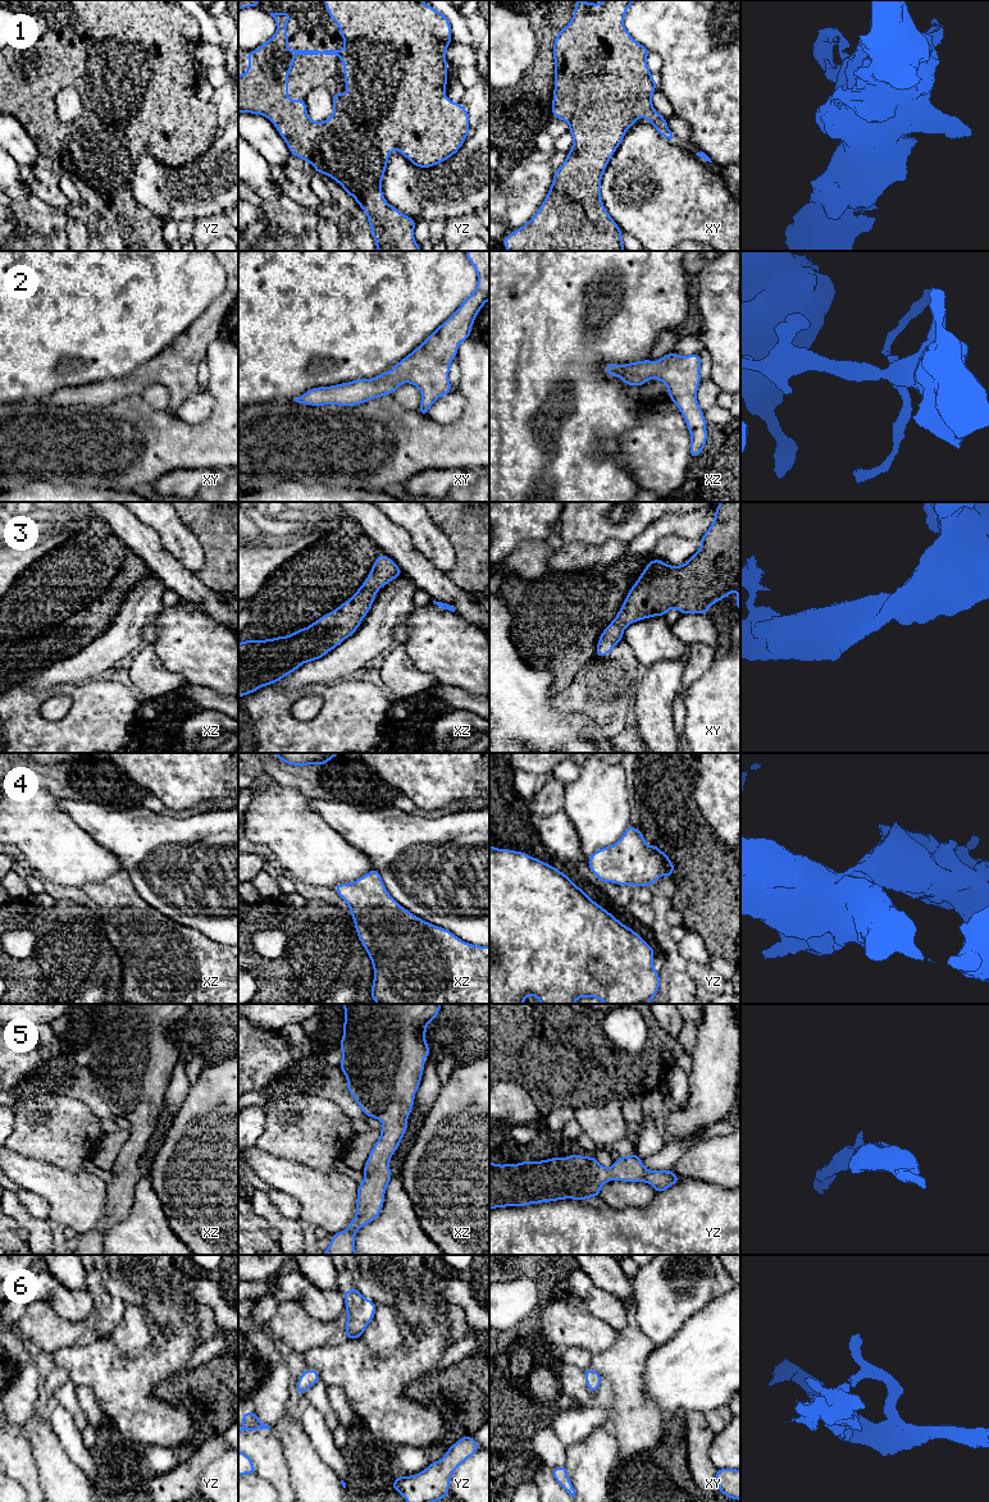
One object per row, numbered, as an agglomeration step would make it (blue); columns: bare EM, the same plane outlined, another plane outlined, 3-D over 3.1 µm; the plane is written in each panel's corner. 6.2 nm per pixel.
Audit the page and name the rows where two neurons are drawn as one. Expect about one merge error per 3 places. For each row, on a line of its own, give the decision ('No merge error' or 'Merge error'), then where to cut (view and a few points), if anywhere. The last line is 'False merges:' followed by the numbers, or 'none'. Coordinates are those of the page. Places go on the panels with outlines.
1: No merge error. No split
2: No merge error. No split
3: No merge error. No split
4: No merge error. No split
5: No merge error. No split
6: No merge error. No split
False merges: none

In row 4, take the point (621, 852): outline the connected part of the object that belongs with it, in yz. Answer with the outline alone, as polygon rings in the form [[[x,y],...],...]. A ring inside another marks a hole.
[[[629,825],[615,844],[596,850],[588,858],[588,867],[602,882],[616,885],[647,886],[662,875],[673,878],[675,866],[670,858],[646,840],[641,830]]]

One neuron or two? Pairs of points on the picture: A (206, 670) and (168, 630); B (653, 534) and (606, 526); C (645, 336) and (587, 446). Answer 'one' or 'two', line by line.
A: one
B: two
C: one

